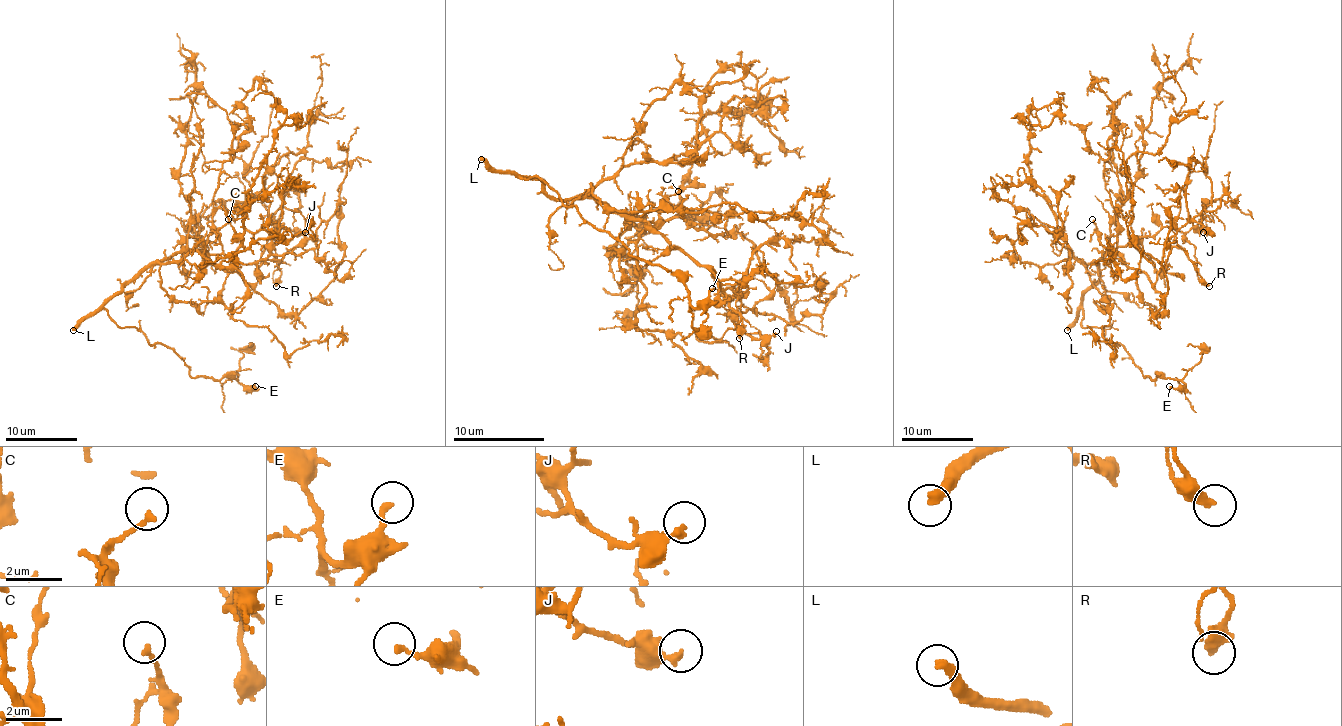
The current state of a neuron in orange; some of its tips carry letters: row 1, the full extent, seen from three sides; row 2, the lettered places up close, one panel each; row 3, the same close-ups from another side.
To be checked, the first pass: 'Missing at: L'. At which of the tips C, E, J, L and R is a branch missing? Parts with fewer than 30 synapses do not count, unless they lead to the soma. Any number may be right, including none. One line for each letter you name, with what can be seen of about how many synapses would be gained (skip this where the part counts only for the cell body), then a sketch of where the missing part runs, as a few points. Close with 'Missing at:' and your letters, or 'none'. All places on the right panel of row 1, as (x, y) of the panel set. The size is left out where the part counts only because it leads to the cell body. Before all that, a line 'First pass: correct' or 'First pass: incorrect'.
First pass: correct
L: 30 synapses
Missing at: L

